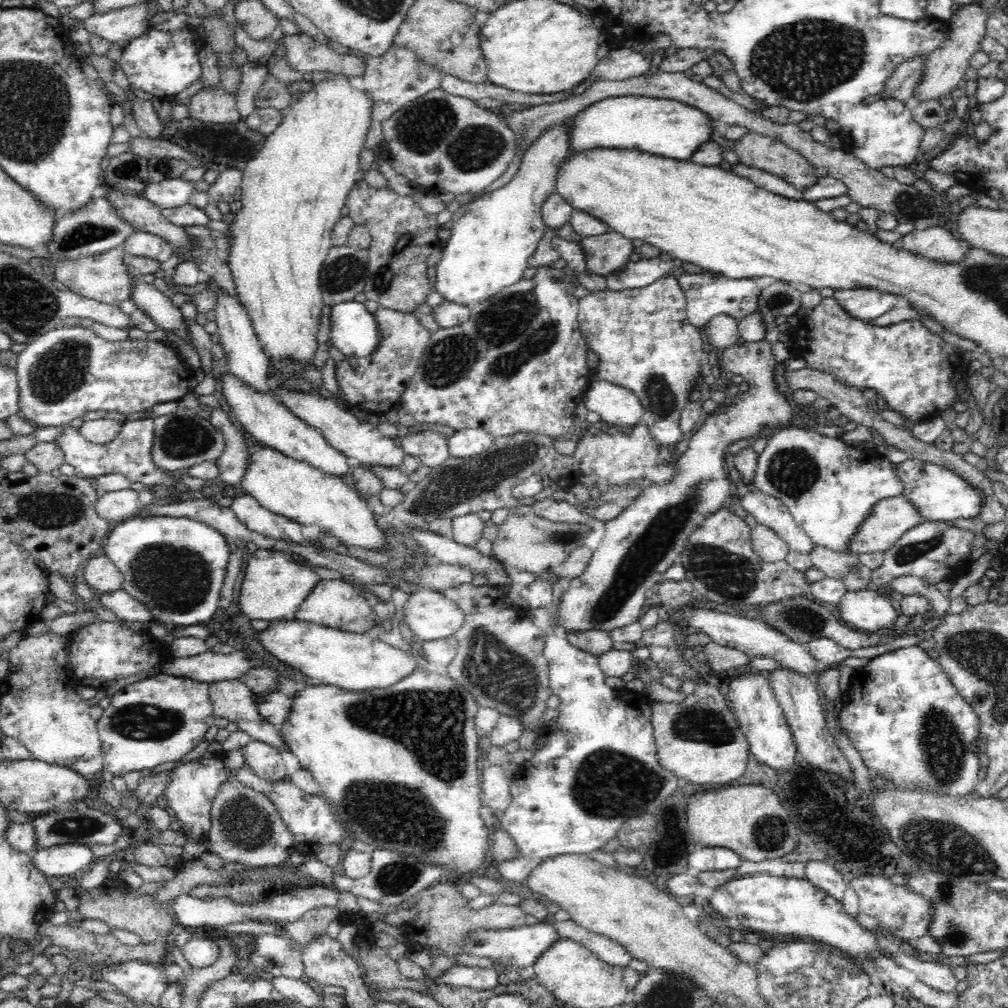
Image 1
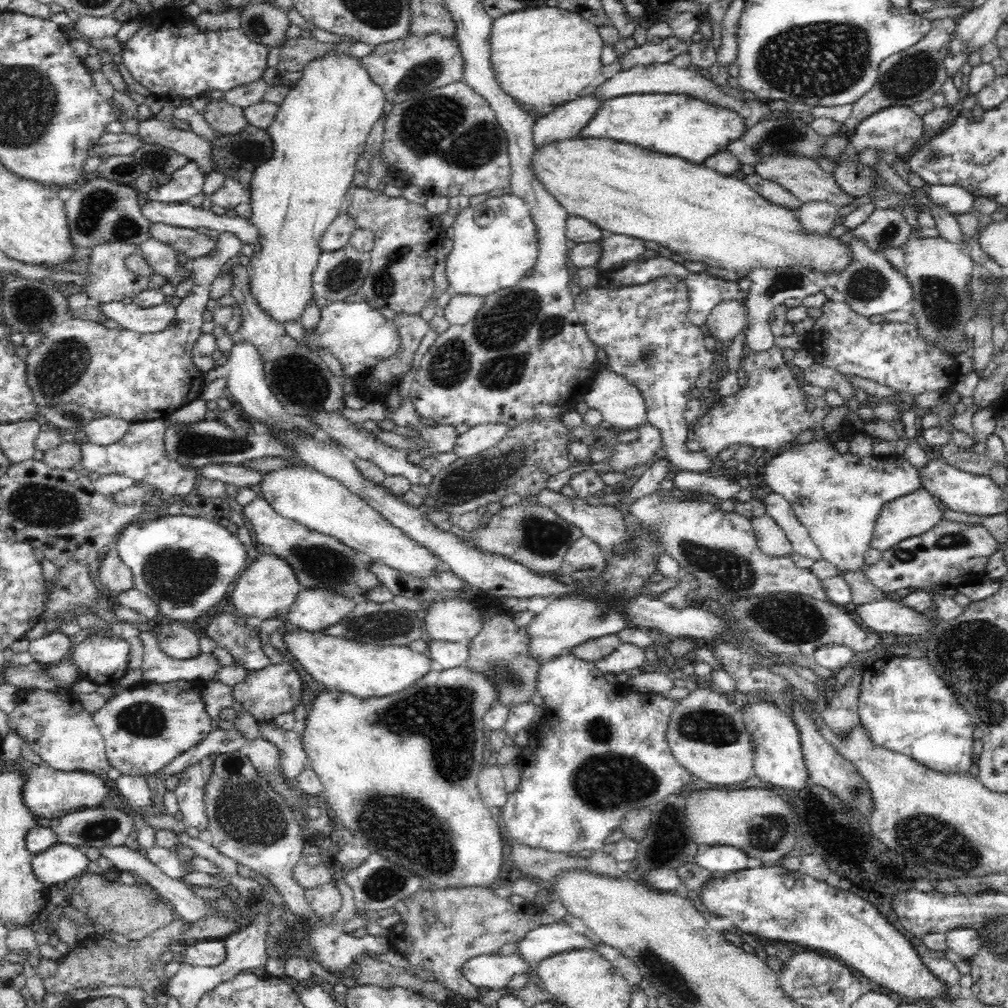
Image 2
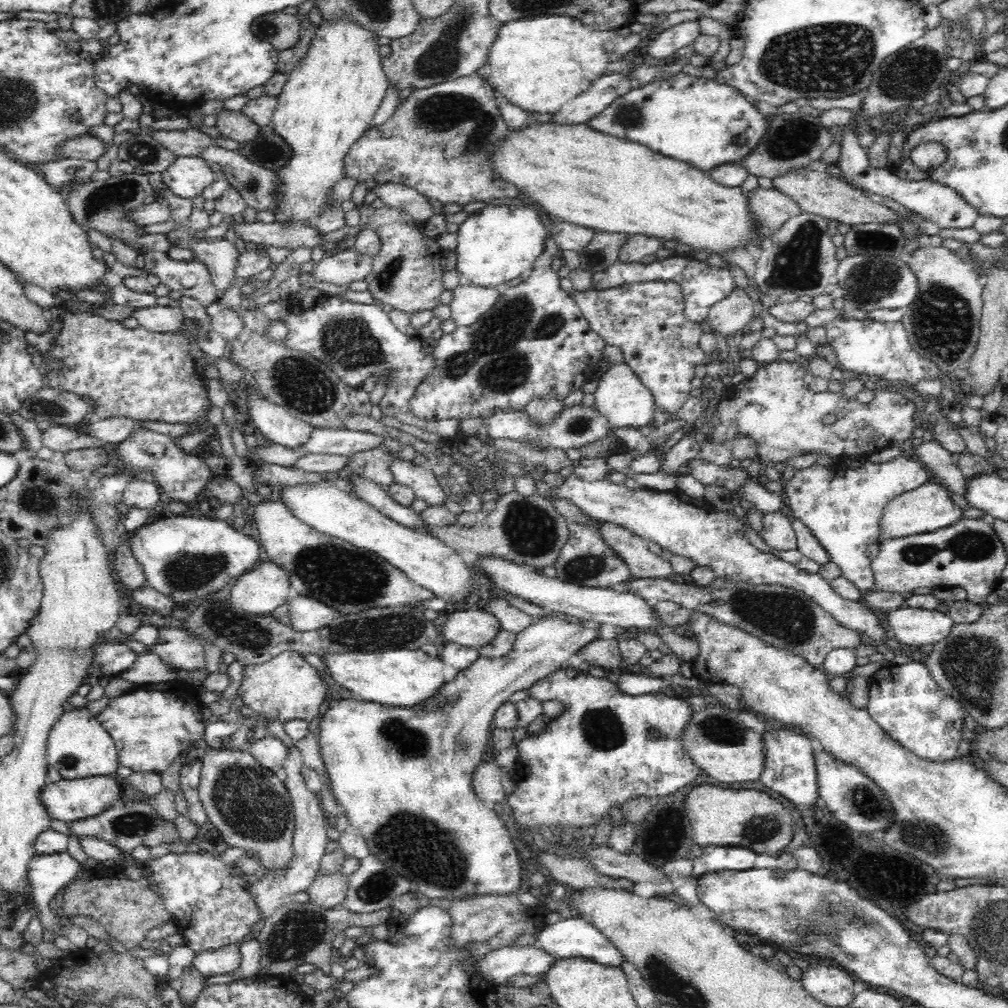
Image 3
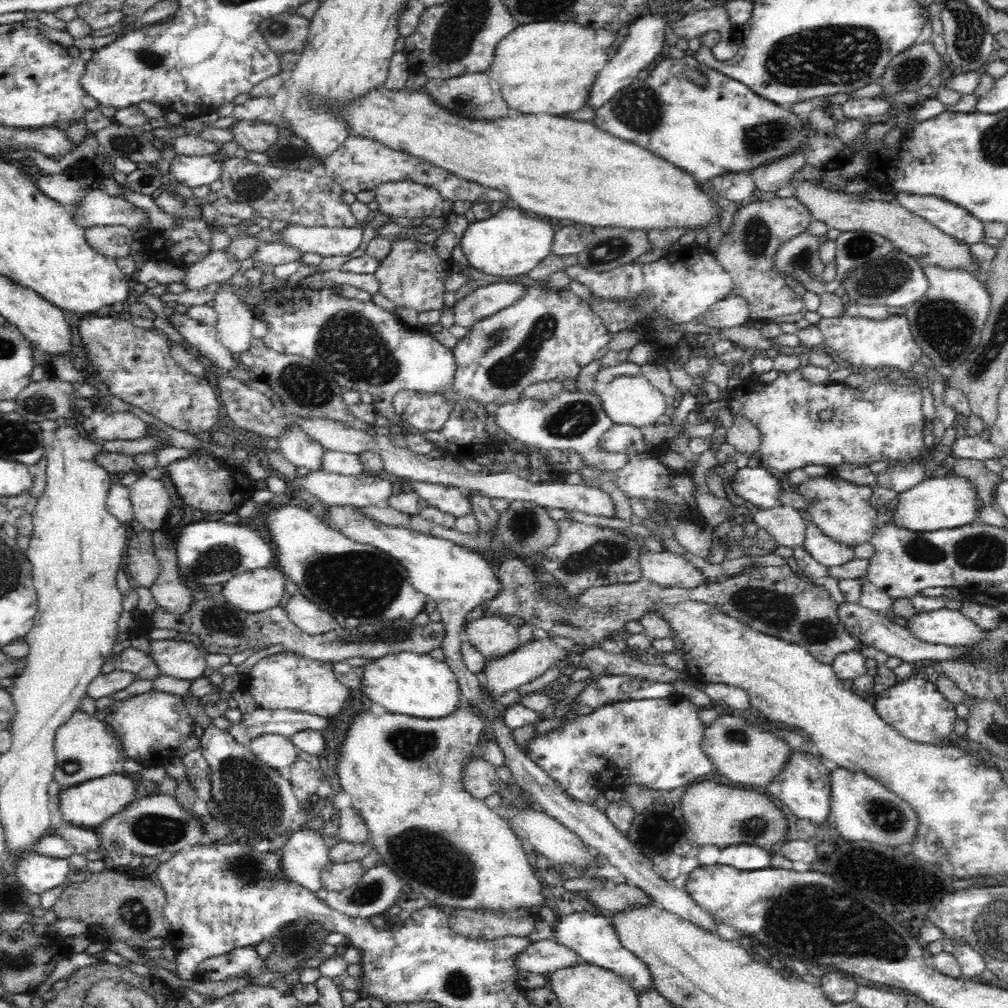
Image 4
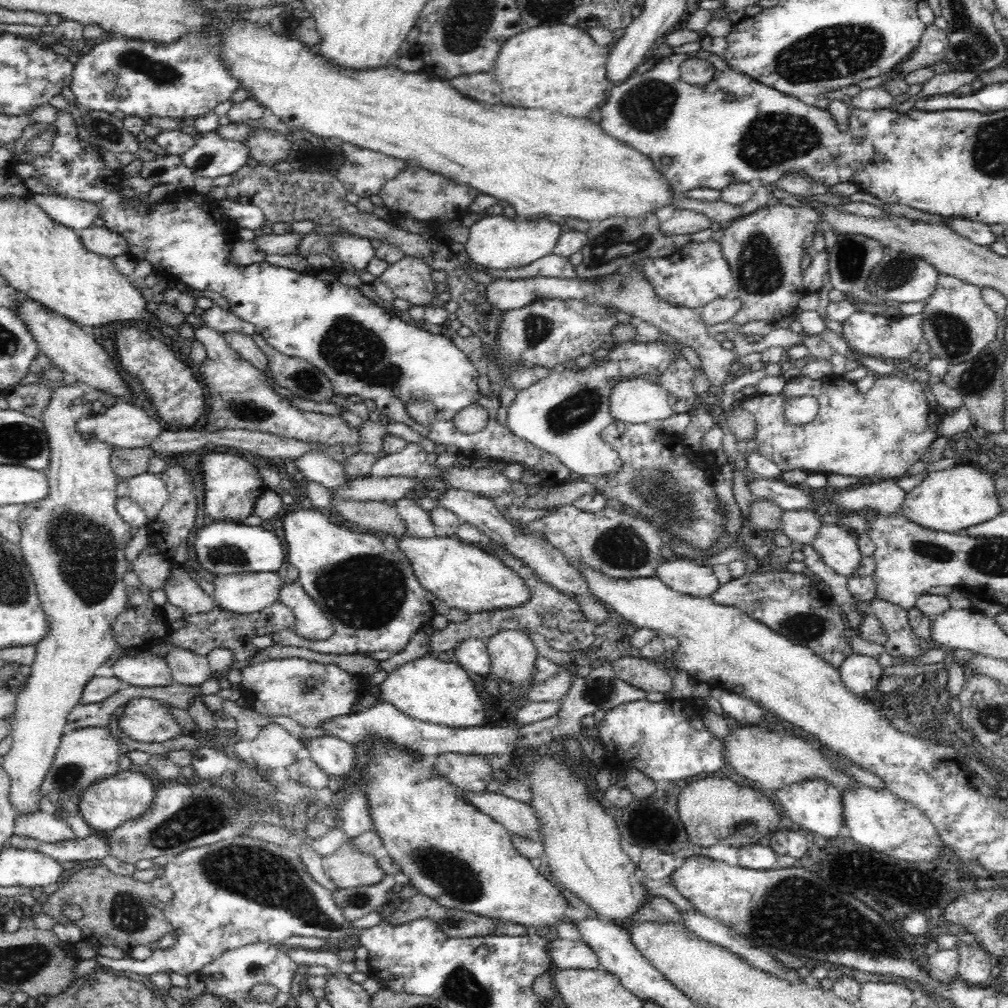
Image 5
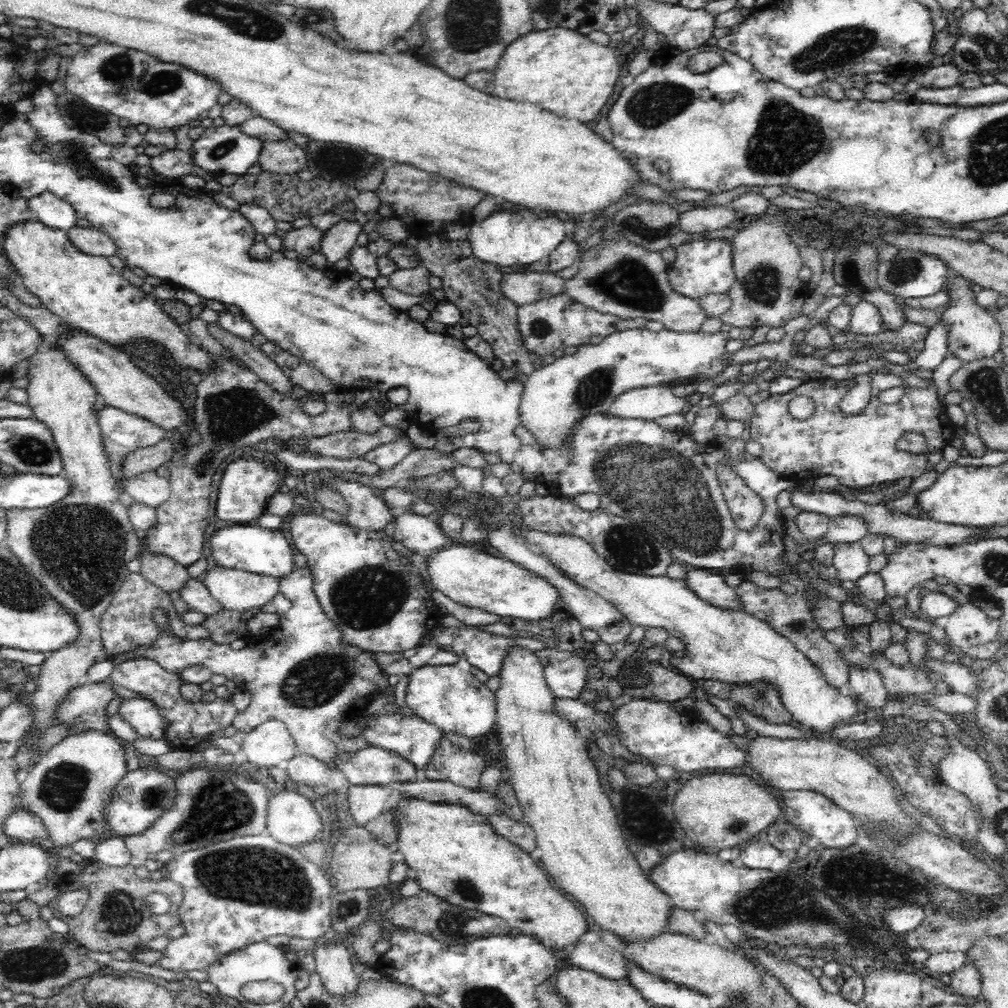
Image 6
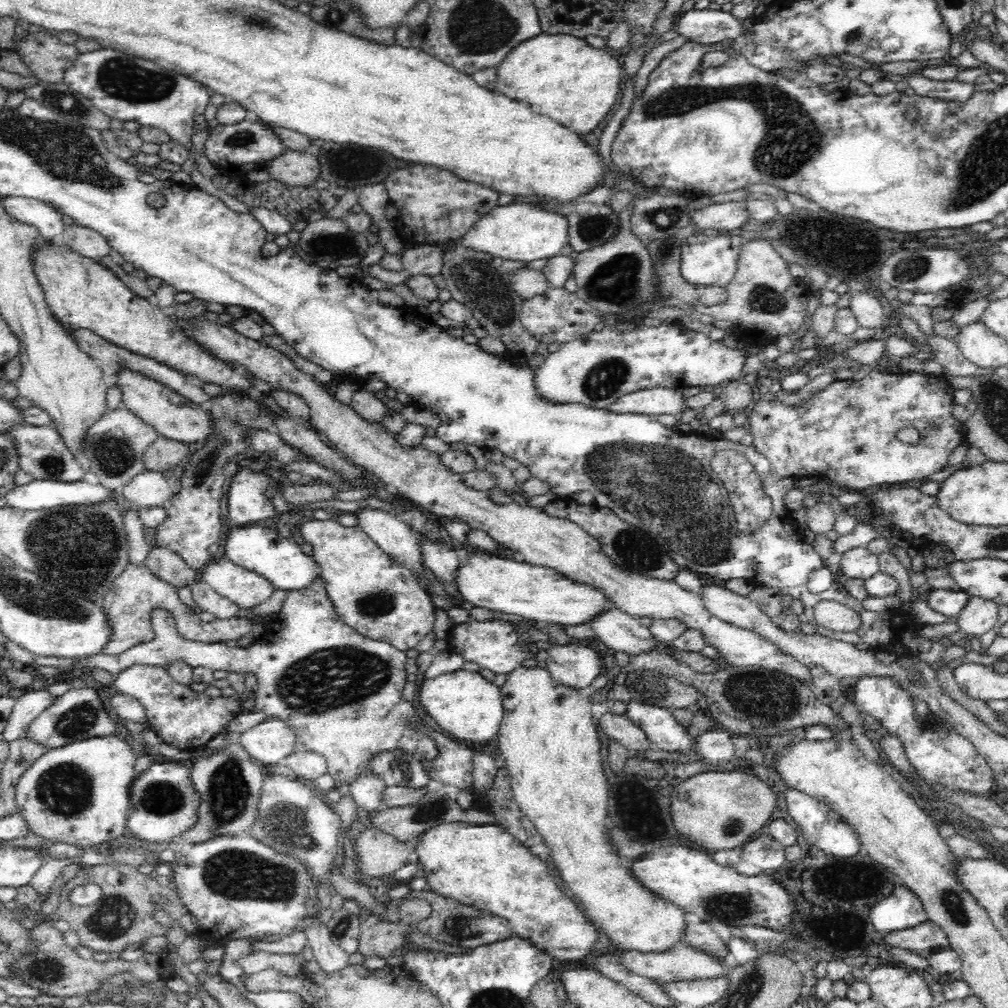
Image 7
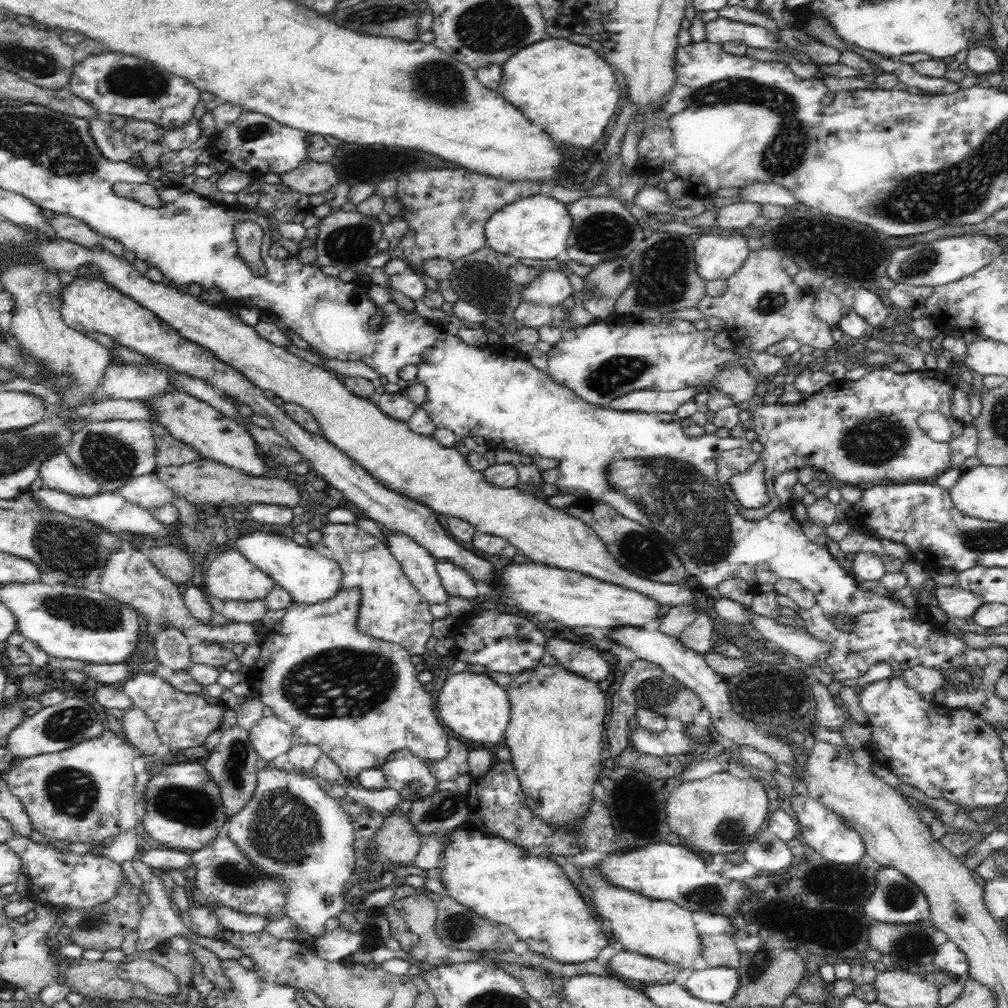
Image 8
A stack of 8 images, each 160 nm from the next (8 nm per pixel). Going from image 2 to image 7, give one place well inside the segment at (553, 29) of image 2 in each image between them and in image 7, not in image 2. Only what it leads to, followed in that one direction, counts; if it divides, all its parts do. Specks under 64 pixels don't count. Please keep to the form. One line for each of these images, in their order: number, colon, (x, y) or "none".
3: (539, 64)
4: (548, 67)
5: (560, 68)
6: (561, 70)
7: (563, 77)

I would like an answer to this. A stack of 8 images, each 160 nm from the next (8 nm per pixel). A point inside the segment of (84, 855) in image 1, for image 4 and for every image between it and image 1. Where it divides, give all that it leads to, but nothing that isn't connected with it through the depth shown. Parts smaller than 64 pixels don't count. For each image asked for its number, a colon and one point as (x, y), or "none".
2: (60, 862)
3: (48, 874)
4: (37, 873)

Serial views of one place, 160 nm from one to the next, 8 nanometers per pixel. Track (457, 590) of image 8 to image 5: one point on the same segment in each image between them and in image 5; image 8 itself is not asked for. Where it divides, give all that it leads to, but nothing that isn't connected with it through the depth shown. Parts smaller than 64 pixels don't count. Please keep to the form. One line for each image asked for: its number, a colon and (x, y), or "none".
5: (418, 524)
6: (421, 534)
7: (441, 559)

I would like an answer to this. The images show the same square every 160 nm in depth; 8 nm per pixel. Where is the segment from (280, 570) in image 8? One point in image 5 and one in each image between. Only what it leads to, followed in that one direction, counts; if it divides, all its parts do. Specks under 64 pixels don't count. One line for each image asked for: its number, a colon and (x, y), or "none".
5: (222, 548)
6: (255, 550)
7: (261, 550)

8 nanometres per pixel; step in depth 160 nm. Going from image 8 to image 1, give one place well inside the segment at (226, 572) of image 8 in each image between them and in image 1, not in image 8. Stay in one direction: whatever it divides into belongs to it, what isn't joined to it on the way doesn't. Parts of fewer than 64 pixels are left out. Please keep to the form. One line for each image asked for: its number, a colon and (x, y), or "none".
1: (276, 583)
2: (267, 588)
3: (262, 589)
4: (254, 591)
5: (246, 593)
6: (236, 590)
7: (247, 589)

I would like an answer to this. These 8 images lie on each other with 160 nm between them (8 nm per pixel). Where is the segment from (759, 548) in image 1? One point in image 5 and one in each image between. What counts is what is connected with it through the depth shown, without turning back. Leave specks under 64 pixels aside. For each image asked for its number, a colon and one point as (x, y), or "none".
2: (772, 541)
3: (777, 531)
4: (785, 524)
5: (802, 526)

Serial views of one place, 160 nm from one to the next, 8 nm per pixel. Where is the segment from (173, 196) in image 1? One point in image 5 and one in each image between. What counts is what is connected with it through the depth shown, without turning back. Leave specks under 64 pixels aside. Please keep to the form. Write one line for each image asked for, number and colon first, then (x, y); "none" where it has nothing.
2: (187, 181)
3: (186, 177)
4: (195, 170)
5: (211, 156)

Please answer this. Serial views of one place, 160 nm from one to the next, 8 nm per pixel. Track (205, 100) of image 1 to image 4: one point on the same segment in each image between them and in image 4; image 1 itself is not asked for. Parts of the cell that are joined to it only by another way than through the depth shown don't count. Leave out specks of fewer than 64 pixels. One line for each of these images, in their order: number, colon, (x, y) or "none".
2: (225, 118)
3: (235, 125)
4: (252, 135)

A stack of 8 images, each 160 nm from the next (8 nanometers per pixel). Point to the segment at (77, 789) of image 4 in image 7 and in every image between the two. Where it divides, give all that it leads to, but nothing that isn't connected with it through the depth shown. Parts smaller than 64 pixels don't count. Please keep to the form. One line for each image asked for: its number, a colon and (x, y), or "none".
5: (125, 796)
6: (142, 795)
7: (164, 803)

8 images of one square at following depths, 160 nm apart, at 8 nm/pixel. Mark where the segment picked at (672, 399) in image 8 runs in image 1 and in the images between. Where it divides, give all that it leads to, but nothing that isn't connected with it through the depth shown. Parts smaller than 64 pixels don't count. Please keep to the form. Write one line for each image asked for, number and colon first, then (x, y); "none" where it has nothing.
1: (617, 405)
2: (623, 407)
3: (620, 396)
4: (633, 400)
5: (637, 400)
6: (652, 402)
7: (655, 401)

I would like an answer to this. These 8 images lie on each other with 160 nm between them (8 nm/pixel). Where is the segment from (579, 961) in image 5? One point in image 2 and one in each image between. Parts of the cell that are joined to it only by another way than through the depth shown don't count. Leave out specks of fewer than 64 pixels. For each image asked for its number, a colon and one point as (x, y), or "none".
2: (494, 971)
3: (497, 967)
4: (544, 957)

